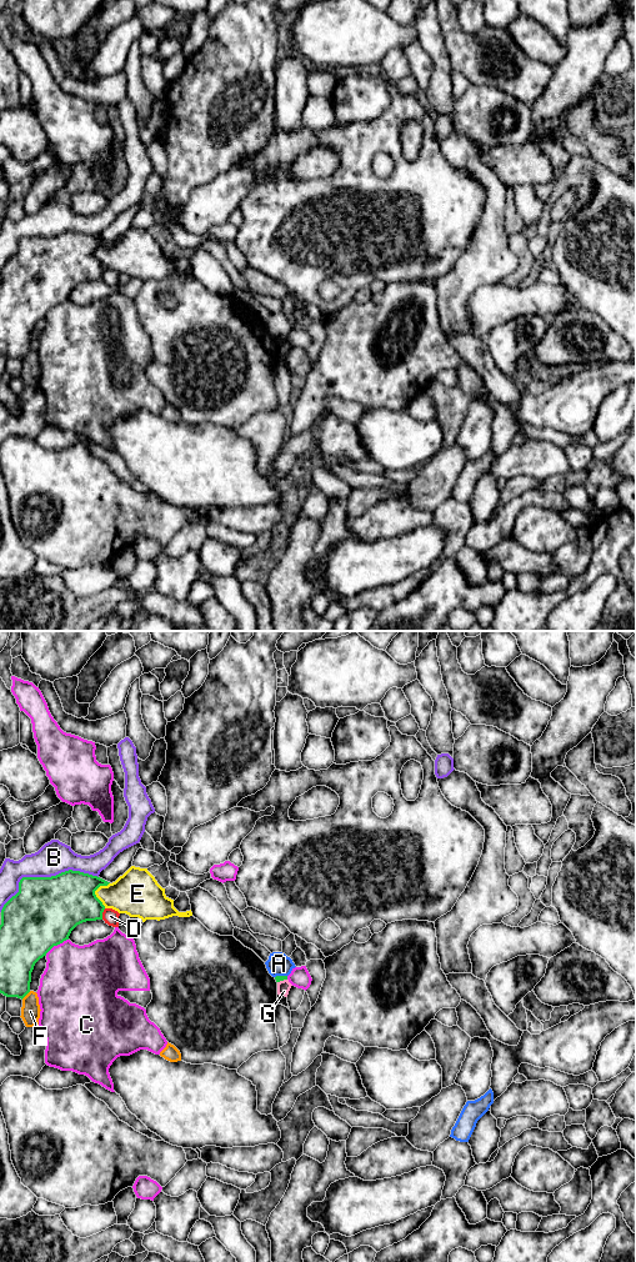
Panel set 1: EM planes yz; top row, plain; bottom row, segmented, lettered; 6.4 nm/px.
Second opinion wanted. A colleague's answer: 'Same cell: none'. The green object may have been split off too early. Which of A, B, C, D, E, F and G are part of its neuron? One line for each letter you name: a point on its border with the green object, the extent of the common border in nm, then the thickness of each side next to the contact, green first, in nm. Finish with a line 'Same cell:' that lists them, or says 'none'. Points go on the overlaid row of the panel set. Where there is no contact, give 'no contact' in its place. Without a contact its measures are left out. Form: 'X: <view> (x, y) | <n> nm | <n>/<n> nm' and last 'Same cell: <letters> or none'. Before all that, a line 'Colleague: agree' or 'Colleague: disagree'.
Colleague: agree
Same cell: none

